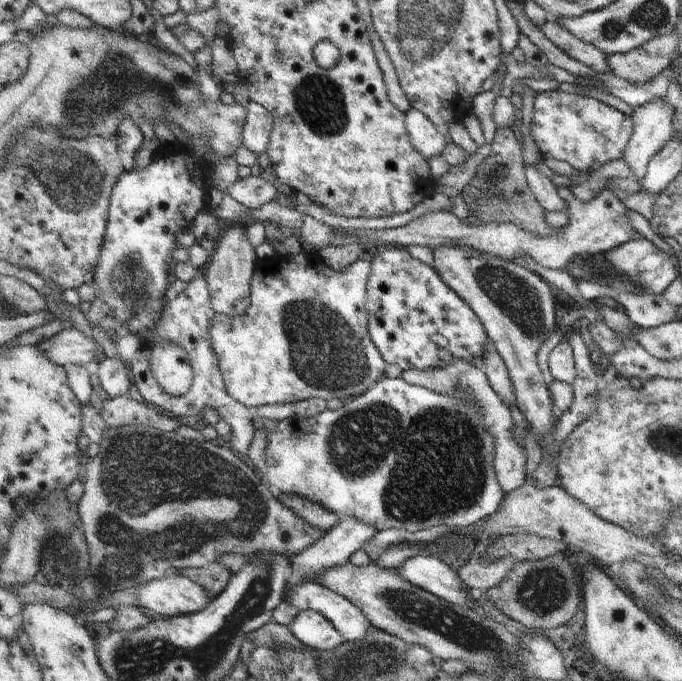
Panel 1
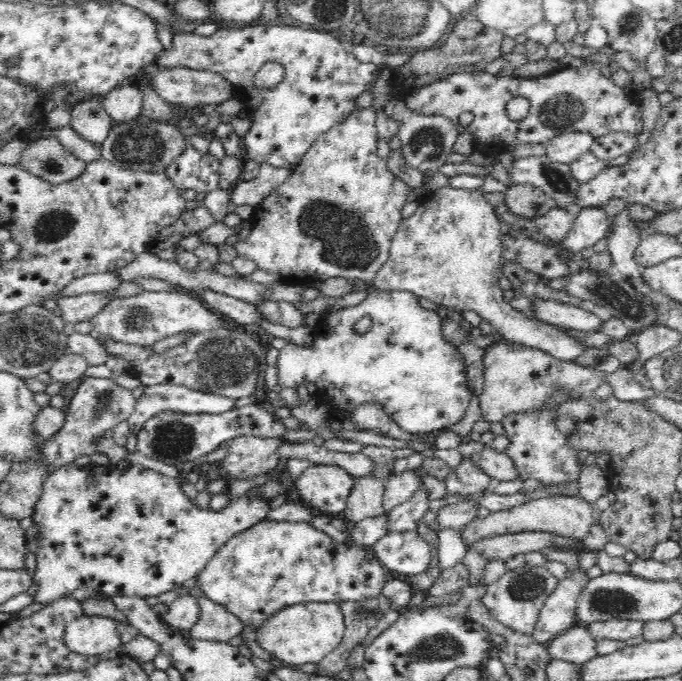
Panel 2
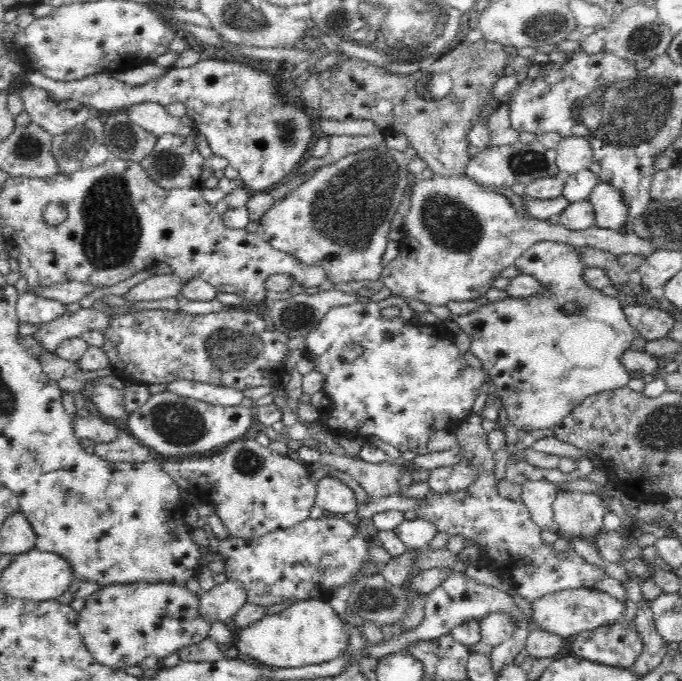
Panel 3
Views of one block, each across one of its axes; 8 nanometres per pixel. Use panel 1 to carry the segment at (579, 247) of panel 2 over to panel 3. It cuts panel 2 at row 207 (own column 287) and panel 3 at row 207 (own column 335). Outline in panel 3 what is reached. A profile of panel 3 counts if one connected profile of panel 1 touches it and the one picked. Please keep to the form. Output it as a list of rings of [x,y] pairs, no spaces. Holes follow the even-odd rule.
[[[599,182],[588,198],[594,213],[594,226],[603,229],[620,230],[628,214],[628,206],[623,202],[618,190],[606,182]]]

